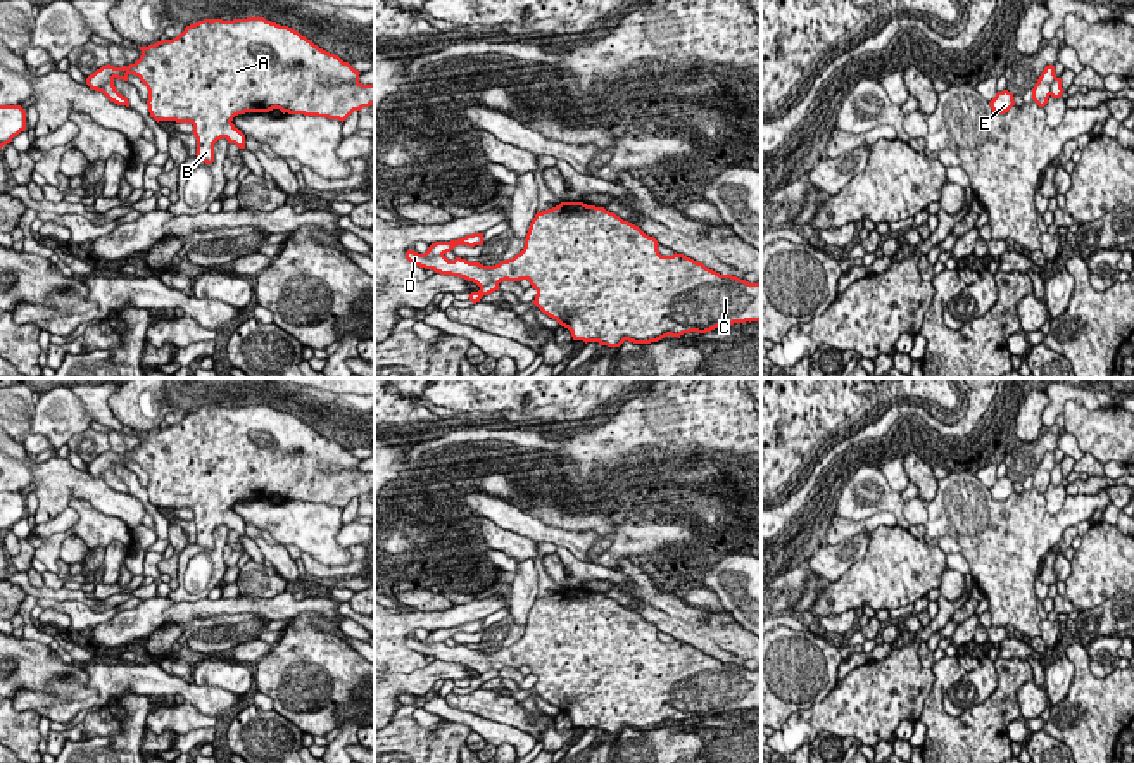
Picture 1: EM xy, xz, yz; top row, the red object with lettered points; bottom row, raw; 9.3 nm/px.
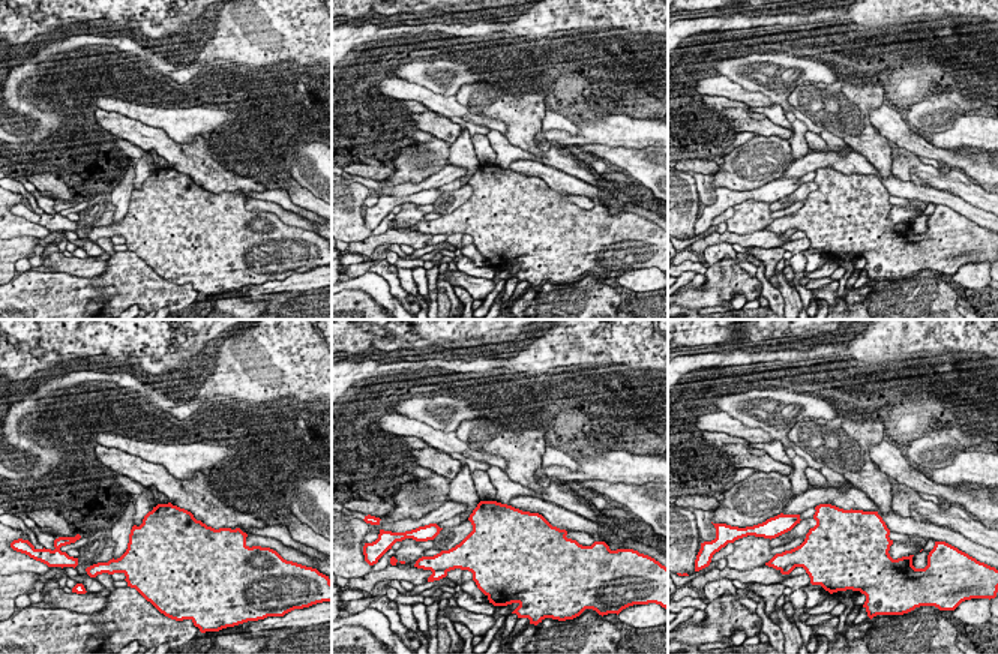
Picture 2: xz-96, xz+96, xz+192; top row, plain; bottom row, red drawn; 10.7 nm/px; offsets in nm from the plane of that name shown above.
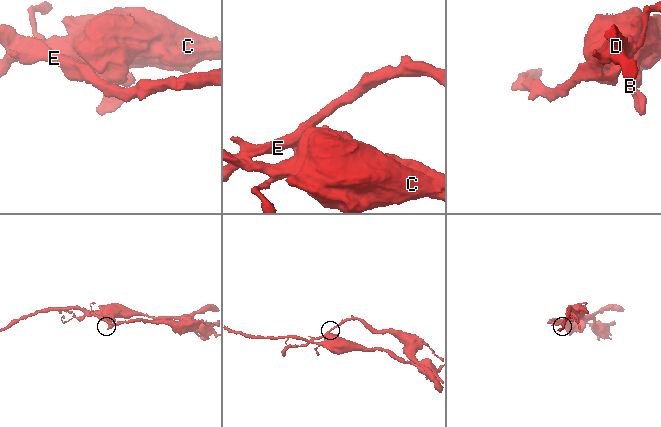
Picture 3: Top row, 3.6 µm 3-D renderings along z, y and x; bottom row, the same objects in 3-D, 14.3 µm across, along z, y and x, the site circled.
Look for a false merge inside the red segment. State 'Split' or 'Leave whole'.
Split

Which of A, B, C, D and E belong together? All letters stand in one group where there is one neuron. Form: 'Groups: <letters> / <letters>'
Groups: A B C D / E

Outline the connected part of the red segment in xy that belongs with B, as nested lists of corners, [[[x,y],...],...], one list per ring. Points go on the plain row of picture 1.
[[[264,404],[233,408],[204,406],[186,413],[185,418],[173,427],[161,427],[154,432],[138,435],[142,437],[142,442],[135,451],[129,451],[128,454],[114,454],[110,451],[102,452],[86,465],[86,471],[91,477],[102,478],[105,470],[114,473],[116,465],[128,468],[129,461],[138,463],[148,477],[147,492],[150,504],[157,509],[192,509],[197,525],[195,542],[205,551],[214,549],[214,530],[221,525],[245,535],[245,522],[231,509],[238,501],[280,496],[283,501],[318,503],[343,509],[354,497],[375,490],[375,471],[362,471],[359,468],[361,459],[349,449],[319,435],[299,418],[266,408]]]

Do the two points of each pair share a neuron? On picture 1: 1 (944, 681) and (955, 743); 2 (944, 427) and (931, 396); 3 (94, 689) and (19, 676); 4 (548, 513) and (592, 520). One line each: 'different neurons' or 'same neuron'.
1: same neuron
2: different neurons
3: different neurons
4: same neuron

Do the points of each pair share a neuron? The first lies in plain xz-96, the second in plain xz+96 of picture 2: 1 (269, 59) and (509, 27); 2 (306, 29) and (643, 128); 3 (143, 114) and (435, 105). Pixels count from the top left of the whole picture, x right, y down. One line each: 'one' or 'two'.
1: one
2: two
3: one

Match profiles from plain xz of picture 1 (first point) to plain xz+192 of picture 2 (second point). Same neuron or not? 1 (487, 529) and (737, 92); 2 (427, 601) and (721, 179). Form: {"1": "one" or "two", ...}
{"1": "two", "2": "two"}

